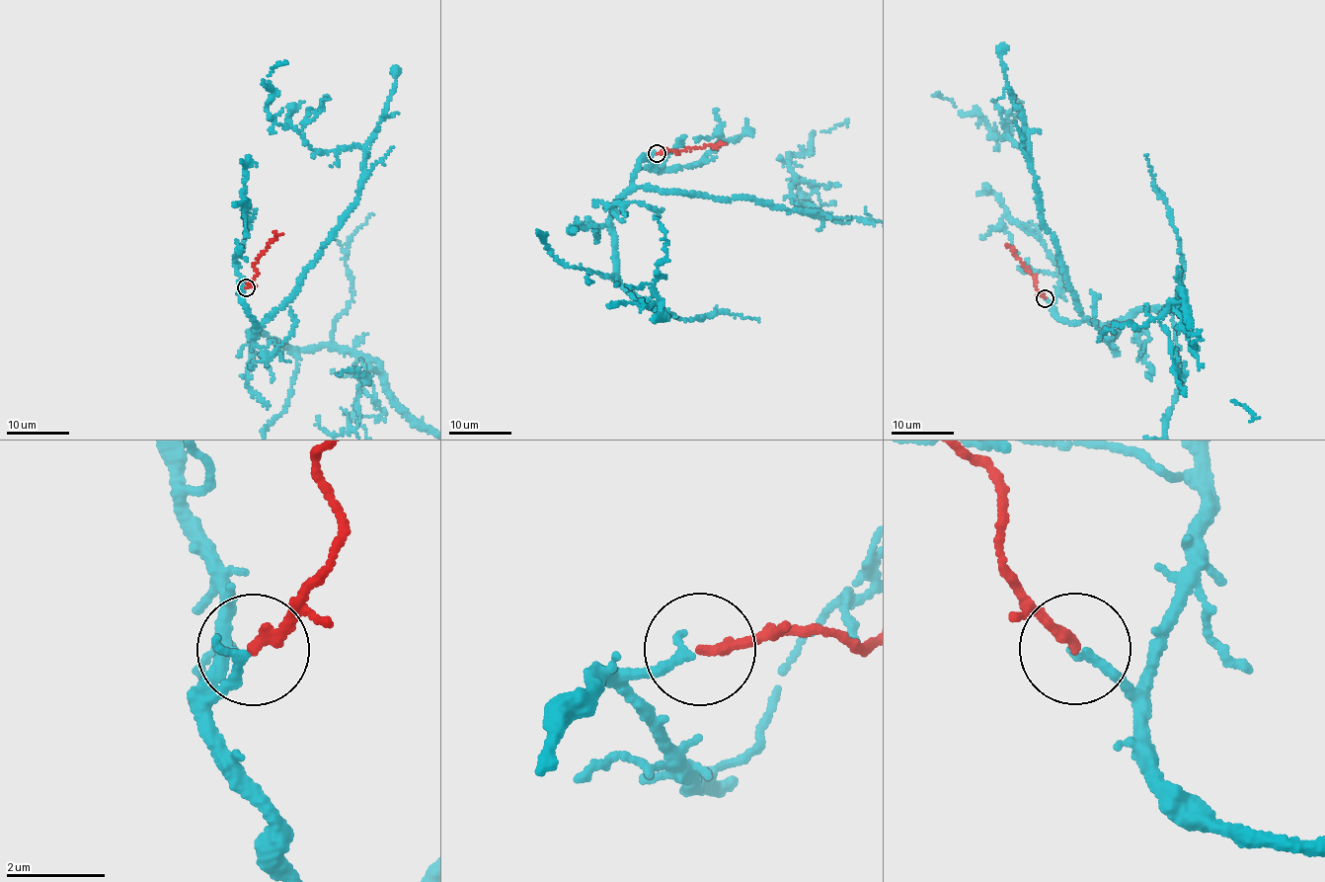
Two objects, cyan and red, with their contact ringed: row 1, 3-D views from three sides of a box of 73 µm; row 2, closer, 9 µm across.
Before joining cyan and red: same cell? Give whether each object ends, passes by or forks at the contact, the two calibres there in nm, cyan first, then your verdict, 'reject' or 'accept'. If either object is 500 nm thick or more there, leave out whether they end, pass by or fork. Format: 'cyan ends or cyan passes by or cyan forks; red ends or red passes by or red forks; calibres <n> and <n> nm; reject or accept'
cyan ends; red ends; calibres 200 and 220 nm; accept

